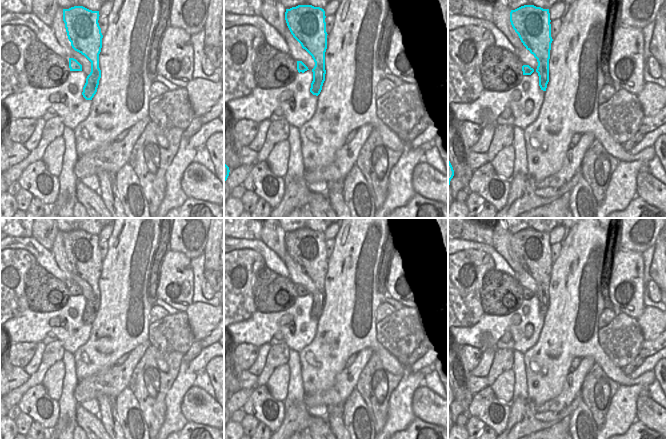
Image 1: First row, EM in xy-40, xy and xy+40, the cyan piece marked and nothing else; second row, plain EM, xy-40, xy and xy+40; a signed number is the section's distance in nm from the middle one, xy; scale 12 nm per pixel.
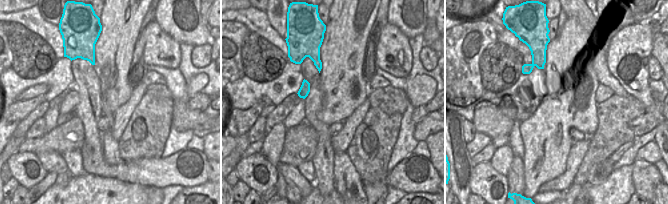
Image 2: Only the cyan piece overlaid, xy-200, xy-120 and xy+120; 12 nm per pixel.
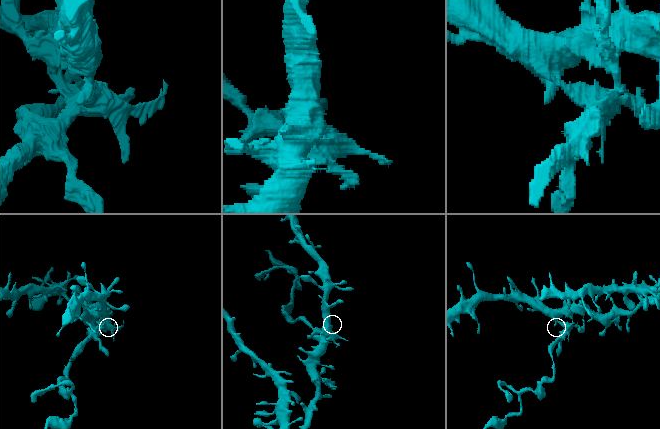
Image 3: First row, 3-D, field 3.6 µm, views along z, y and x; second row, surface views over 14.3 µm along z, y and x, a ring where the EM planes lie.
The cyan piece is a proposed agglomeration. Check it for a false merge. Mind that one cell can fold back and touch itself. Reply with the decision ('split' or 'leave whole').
split

